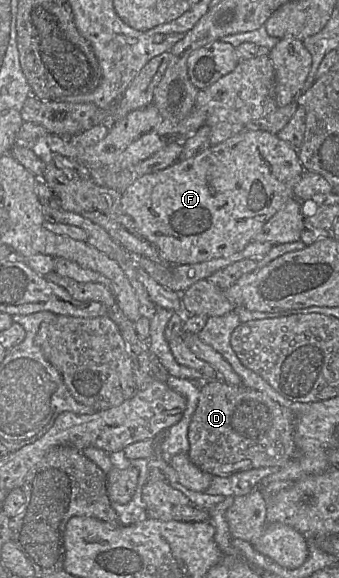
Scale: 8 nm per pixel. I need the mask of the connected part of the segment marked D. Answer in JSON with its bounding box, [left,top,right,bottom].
[188,380,297,477]

